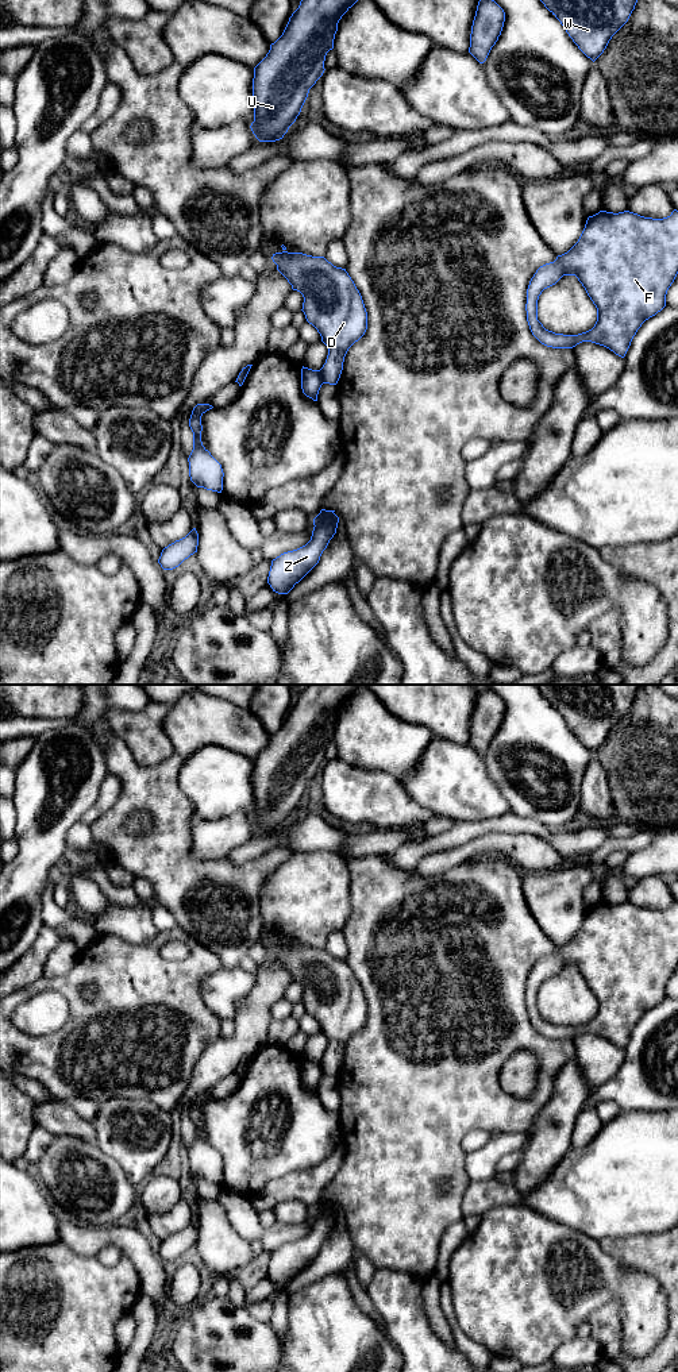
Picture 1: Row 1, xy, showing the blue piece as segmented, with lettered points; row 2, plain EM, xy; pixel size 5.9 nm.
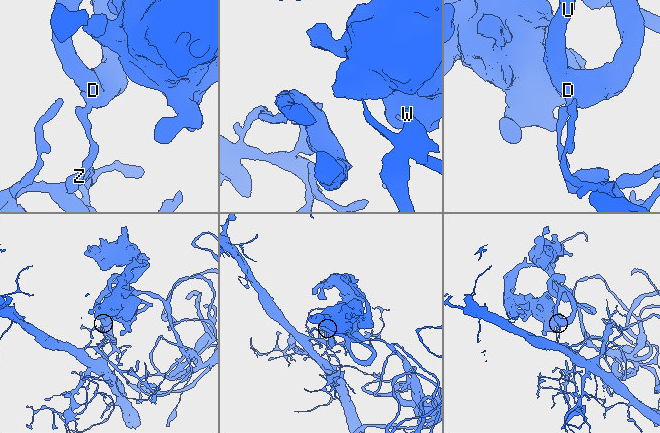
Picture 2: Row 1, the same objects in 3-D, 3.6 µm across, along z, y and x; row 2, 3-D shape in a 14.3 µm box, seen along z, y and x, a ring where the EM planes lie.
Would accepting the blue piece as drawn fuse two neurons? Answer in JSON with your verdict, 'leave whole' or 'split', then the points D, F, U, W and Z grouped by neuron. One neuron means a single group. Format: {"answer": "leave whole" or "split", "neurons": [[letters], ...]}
{"answer": "split", "neurons": [["D", "F", "U", "W"], ["Z"]]}

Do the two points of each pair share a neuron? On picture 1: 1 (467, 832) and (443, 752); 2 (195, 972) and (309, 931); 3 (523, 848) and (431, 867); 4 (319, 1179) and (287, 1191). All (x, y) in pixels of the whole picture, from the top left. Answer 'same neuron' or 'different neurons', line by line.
1: different neurons
2: different neurons
3: same neuron
4: same neuron

